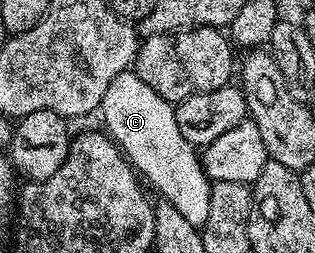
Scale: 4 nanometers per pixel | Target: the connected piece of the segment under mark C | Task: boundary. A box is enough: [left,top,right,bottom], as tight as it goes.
[99,69,212,229]

